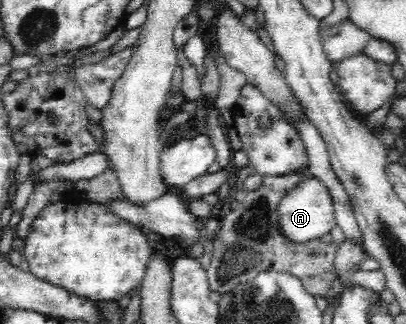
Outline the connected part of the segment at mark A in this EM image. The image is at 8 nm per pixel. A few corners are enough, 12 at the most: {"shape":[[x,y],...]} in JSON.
{"shape":[[304,179],[279,202],[288,241],[318,239],[336,225],[330,191]]}

